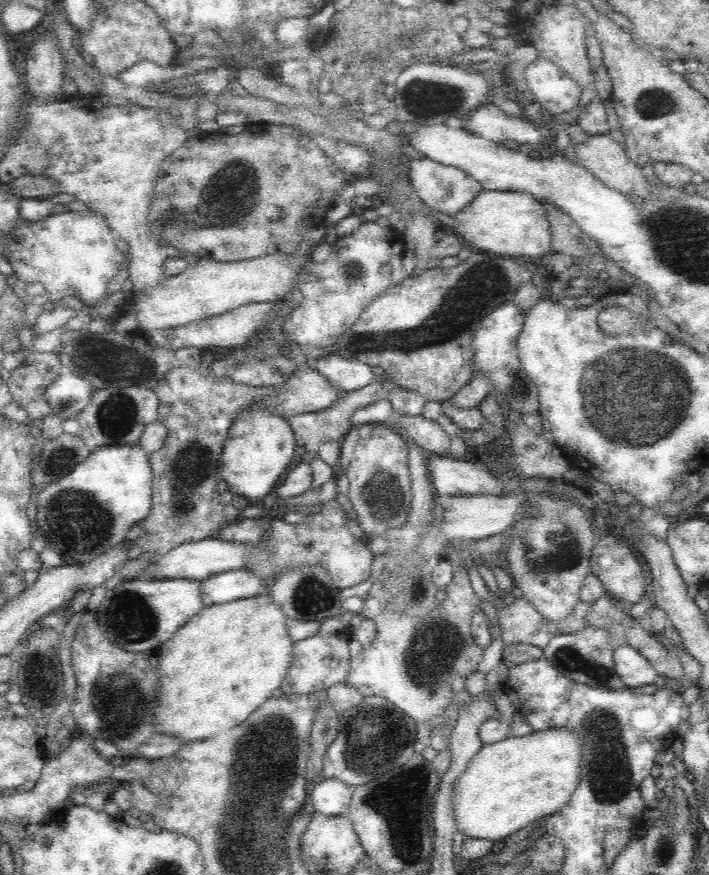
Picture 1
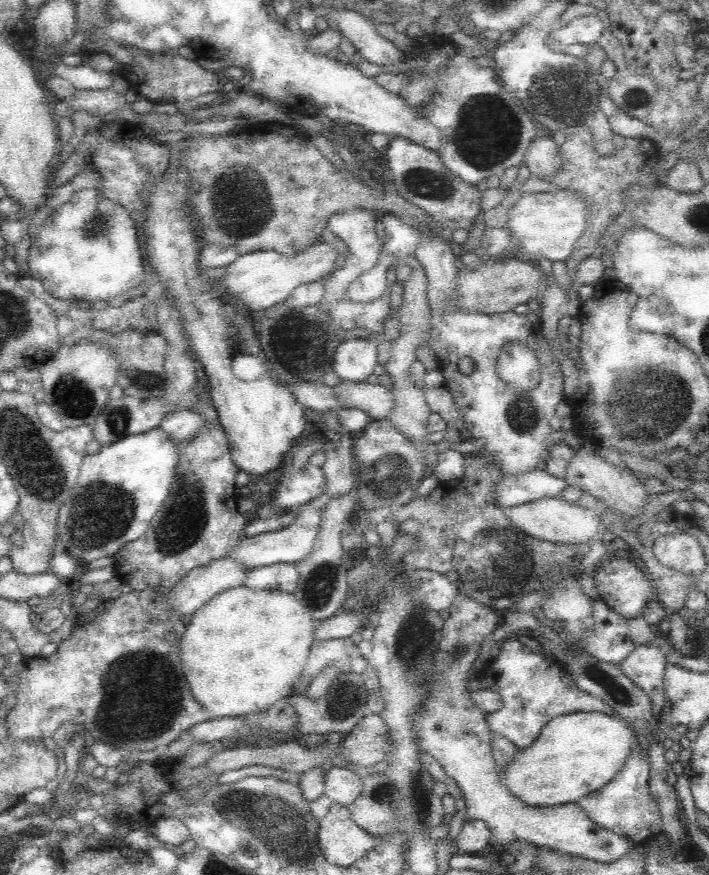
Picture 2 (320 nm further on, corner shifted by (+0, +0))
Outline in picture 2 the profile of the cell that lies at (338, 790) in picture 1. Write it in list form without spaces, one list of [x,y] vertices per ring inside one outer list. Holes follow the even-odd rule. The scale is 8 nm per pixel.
[[[337,761],[330,772],[325,774],[324,796],[334,804],[348,807],[361,796],[362,790],[363,779],[354,774],[353,768],[341,762]]]

